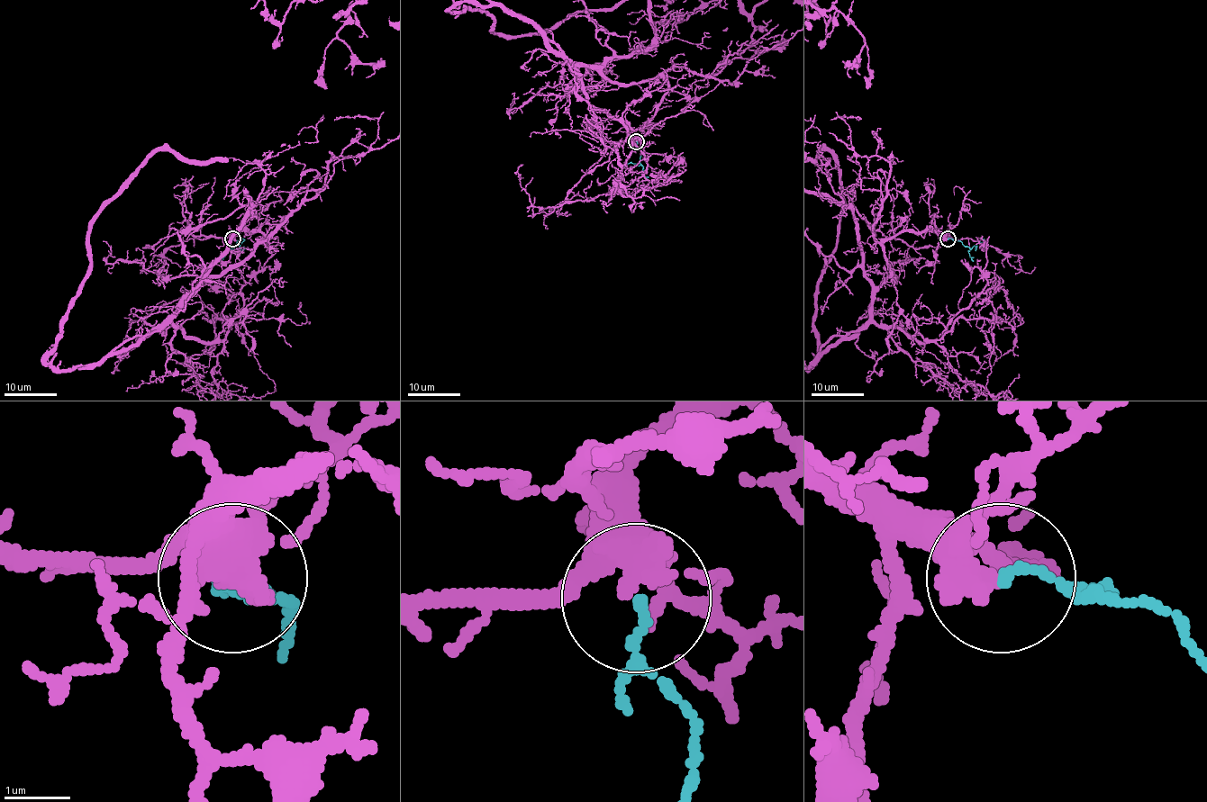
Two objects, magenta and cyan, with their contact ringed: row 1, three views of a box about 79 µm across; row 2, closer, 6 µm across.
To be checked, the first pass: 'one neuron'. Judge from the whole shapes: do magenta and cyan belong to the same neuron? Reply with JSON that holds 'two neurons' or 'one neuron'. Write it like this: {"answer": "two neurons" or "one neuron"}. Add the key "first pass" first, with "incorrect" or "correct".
{"first pass": "correct", "answer": "one neuron"}

